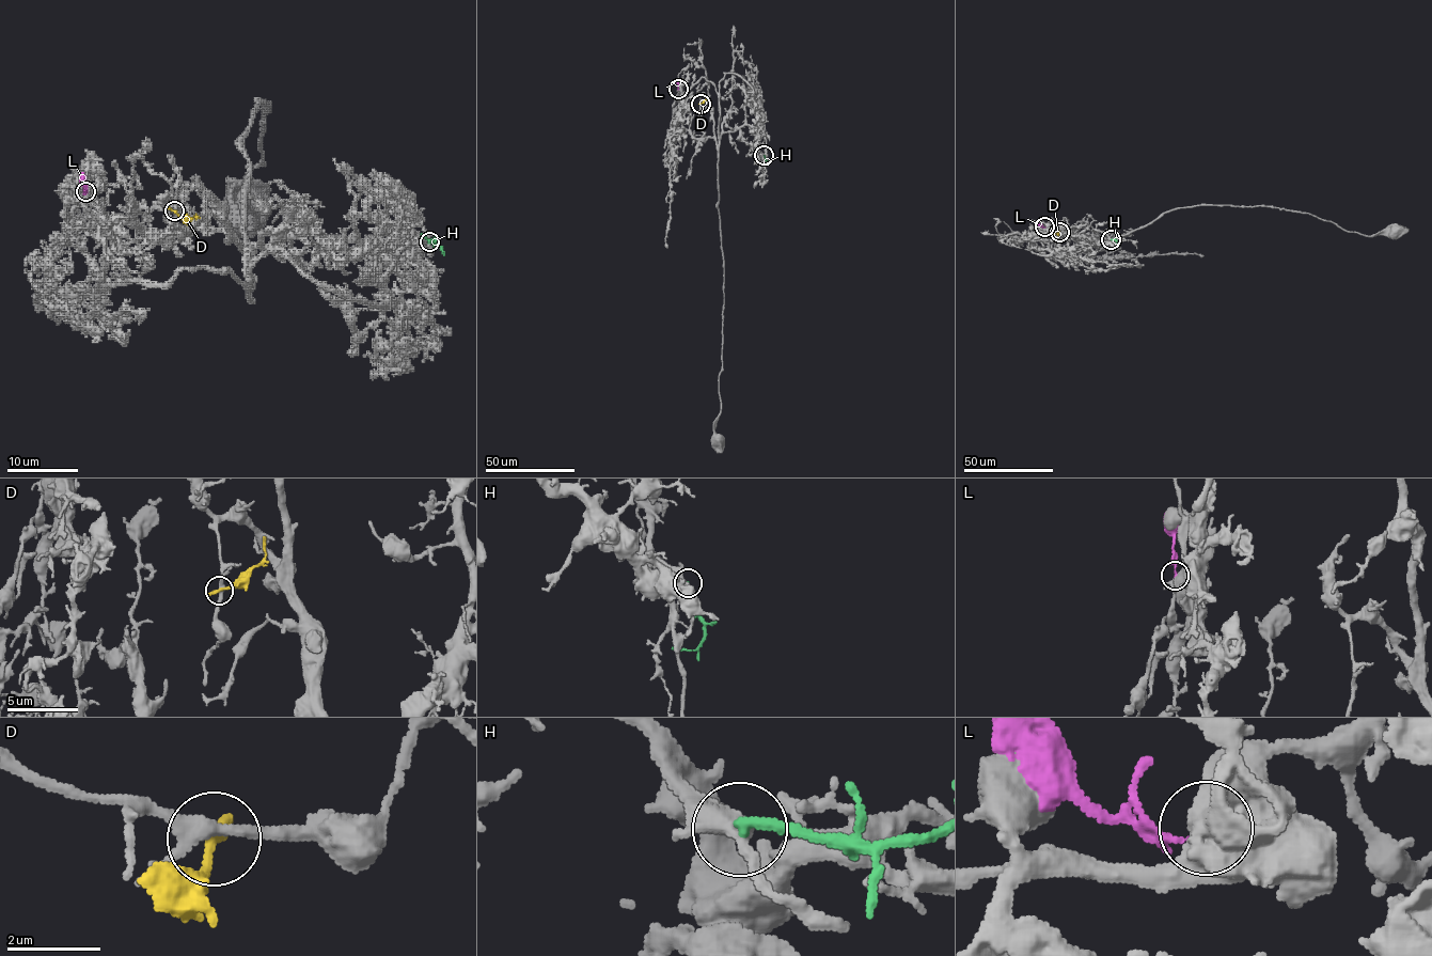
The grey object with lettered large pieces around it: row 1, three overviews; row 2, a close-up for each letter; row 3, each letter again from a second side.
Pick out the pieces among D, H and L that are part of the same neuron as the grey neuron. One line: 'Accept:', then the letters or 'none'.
Accept: none

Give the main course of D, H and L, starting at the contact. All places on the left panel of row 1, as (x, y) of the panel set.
D: (174, 210), (184, 216), (198, 216), (195, 219)
H: (429, 240), (437, 243), (427, 240), (421, 233)
L: (85, 190), (81, 173)

